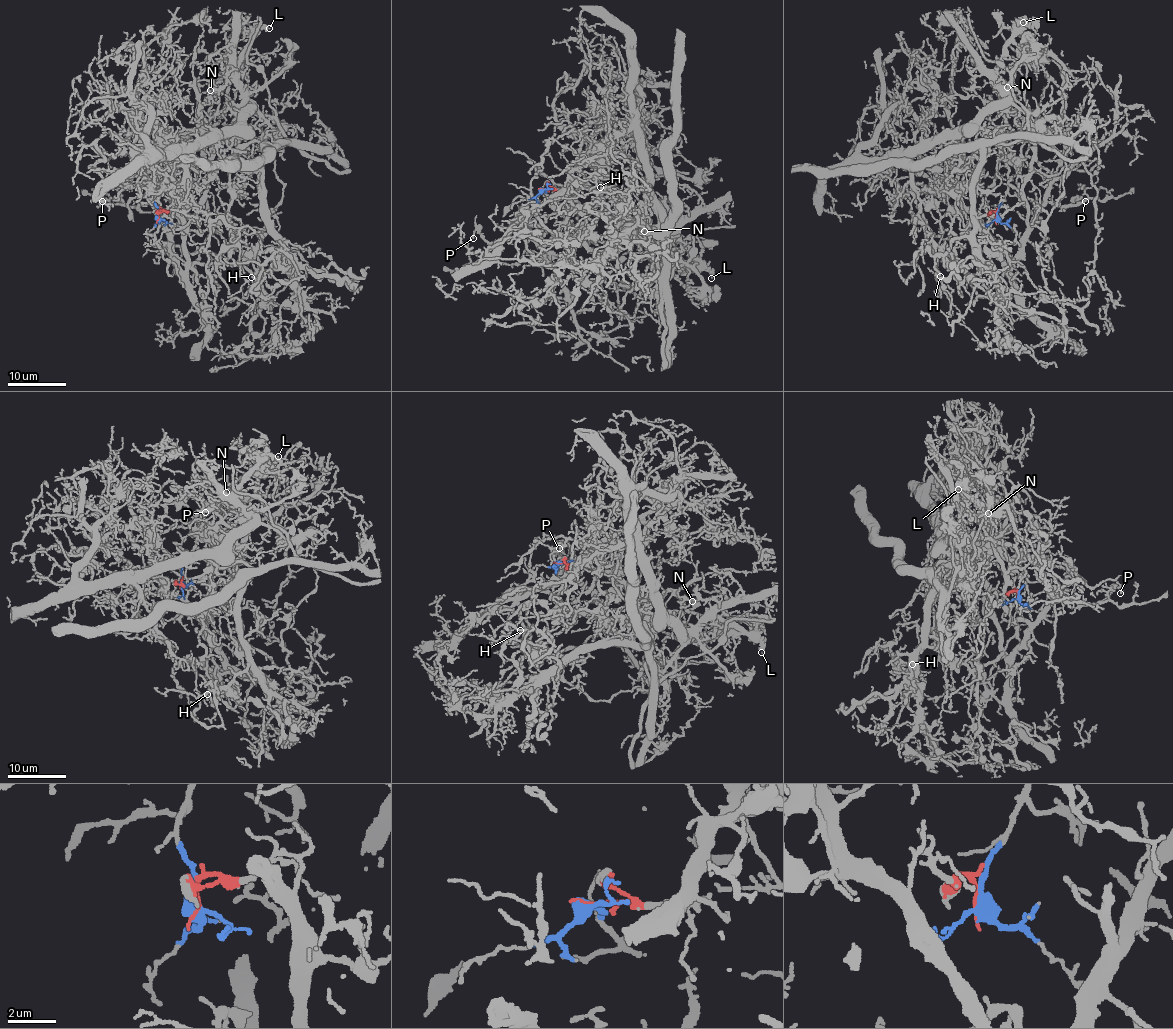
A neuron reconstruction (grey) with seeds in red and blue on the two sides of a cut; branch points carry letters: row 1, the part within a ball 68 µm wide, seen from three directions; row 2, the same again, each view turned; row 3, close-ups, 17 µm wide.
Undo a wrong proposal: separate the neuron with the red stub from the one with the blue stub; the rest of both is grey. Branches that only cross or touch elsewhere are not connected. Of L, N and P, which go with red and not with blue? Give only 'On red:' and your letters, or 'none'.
On red: P

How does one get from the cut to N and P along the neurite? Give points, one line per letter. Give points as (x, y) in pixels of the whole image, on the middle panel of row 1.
N: (542, 189), (569, 206), (623, 219), (643, 235), (658, 225), (661, 248), (635, 241), (641, 225), (644, 232)
P: (542, 189), (573, 189), (563, 187), (524, 209), (531, 219), (498, 241), (487, 242), (478, 232), (473, 238)

